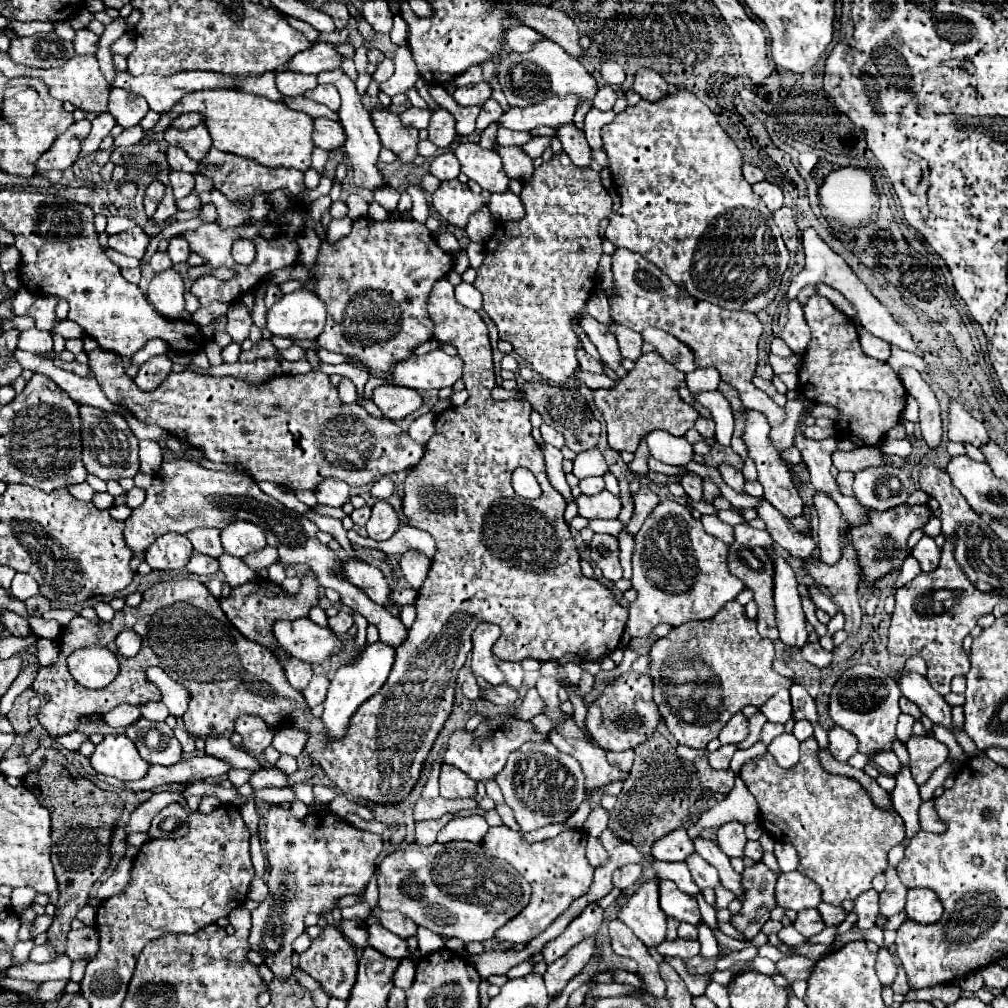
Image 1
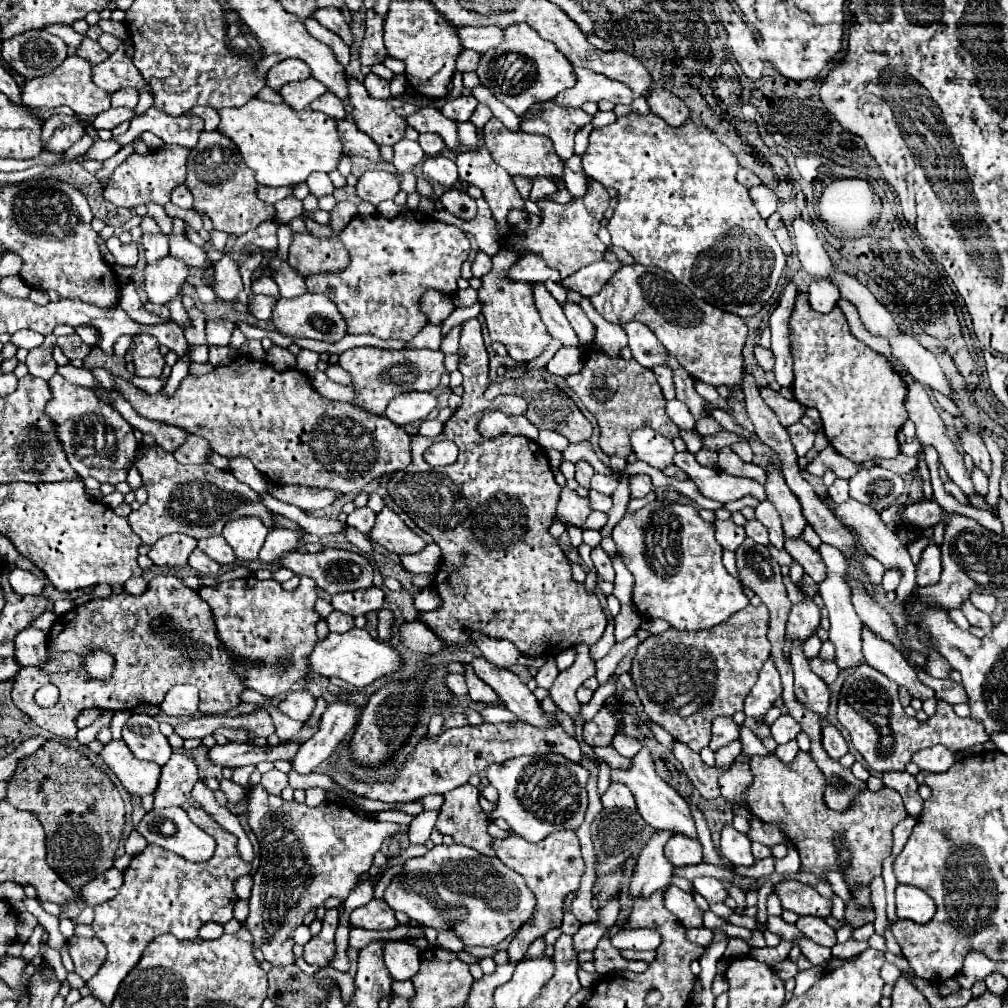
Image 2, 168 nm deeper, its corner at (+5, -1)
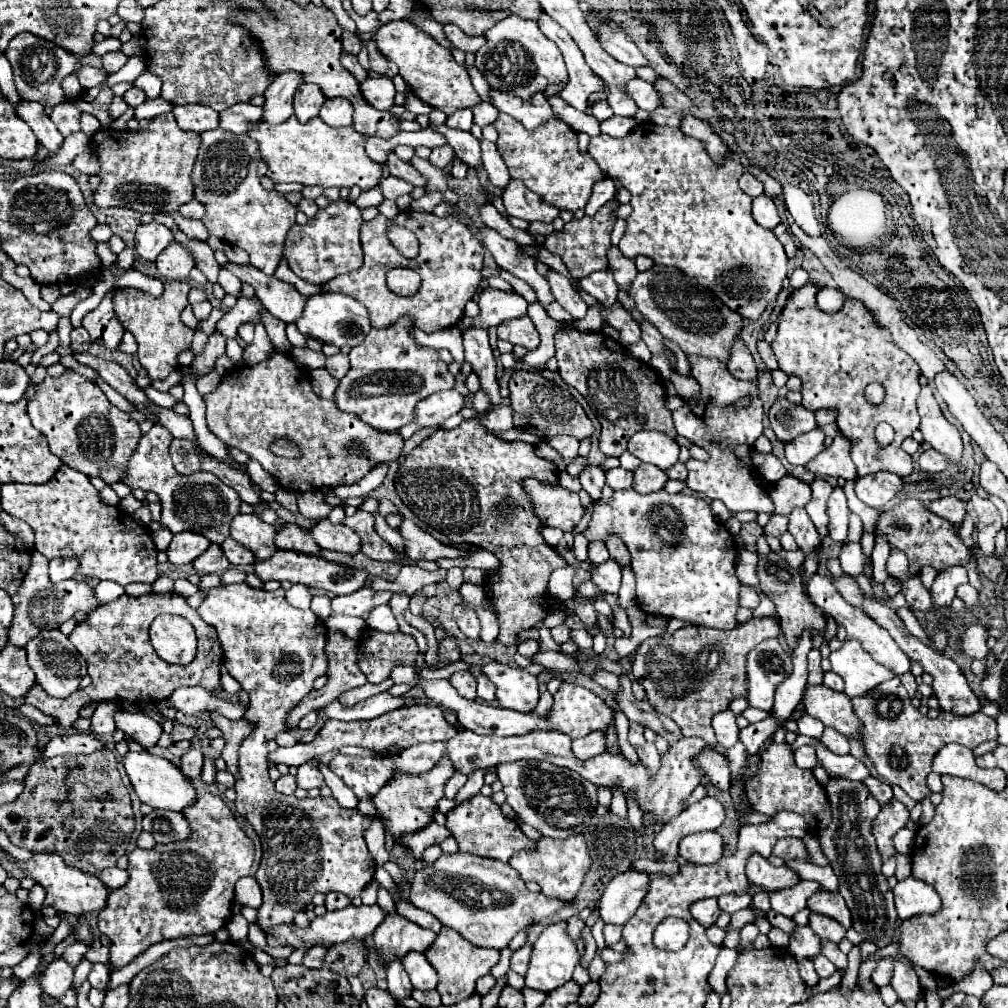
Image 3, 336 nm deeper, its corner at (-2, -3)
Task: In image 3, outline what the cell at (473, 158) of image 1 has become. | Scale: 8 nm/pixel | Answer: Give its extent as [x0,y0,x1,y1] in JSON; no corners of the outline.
[503,180,559,224]

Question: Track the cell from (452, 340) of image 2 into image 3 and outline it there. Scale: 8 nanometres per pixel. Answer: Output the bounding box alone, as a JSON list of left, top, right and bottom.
[457,288,527,330]

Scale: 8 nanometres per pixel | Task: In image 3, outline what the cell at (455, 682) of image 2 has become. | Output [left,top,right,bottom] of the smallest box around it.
[449,672,477,700]

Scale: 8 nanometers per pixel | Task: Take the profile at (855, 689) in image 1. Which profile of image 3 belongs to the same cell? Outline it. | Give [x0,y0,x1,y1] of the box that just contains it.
[853,676,997,802]

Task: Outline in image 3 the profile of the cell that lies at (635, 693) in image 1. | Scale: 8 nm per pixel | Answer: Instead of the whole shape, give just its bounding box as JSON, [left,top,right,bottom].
[571,734,605,760]

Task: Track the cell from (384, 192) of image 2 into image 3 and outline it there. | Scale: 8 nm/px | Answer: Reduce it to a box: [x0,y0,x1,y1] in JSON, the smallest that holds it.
[357,186,383,210]

